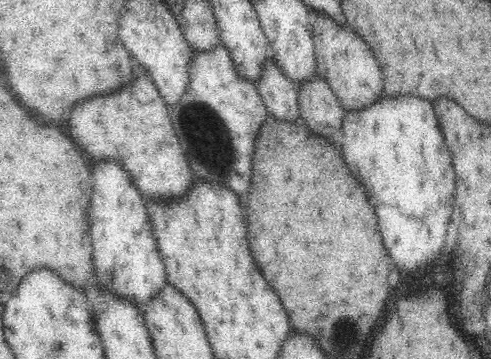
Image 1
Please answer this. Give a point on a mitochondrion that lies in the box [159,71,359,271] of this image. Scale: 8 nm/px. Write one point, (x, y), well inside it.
(207, 138)

